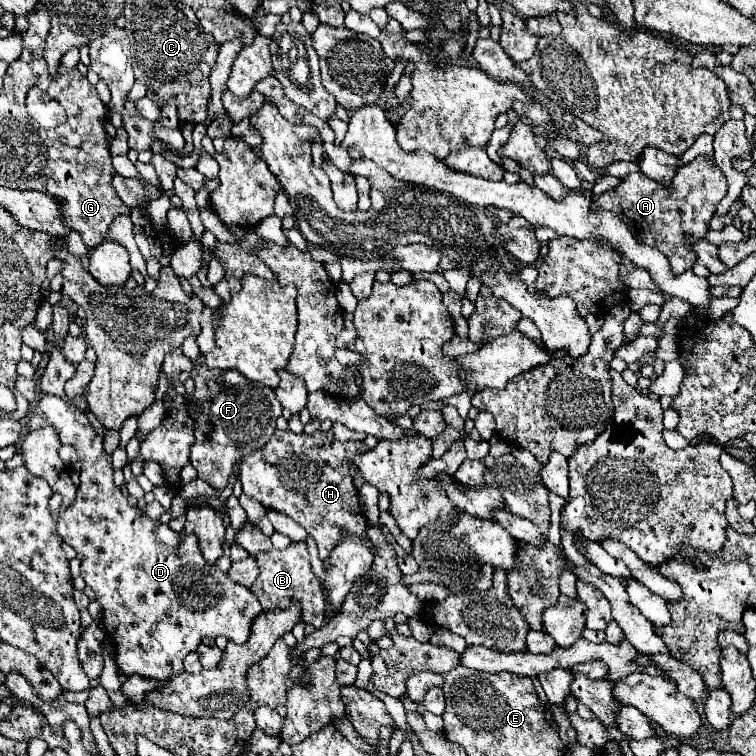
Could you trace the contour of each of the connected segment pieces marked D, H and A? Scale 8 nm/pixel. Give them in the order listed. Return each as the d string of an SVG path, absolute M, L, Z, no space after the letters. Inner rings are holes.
M43 395L37 401L37 409L31 411L27 429L35 431L39 427L53 425L61 437L61 443L73 445L81 461L81 483L77 489L77 499L73 505L57 519L57 531L67 545L71 545L81 555L81 577L95 591L97 603L103 609L103 627L107 639L115 643L115 663L125 675L151 677L155 681L167 681L169 677L183 671L183 659L187 653L195 651L203 637L227 637L235 643L245 643L251 635L251 625L255 617L263 613L255 595L233 583L217 565L207 565L195 535L179 535L159 521L147 519L137 507L131 507L127 497L113 483L111 455L103 451L101 437L91 427L83 411L69 407L61 397Z
M277 429L273 437L267 441L267 445L243 457L241 473L239 473L239 479L243 483L243 493L249 497L255 497L267 509L275 509L289 515L293 521L305 527L305 531L317 543L319 559L327 559L331 549L335 549L343 541L343 537L349 537L349 535L367 537L367 519L361 511L357 489L353 487L355 467L351 463L351 459L363 451L367 451L367 447L361 441L341 443L335 439L331 431L315 431L313 435L307 435L307 433L295 435L289 429L287 431Z
M699 155L697 159L693 159L693 163L677 171L671 189L663 189L663 185L643 173L629 173L619 187L595 197L593 205L597 209L609 209L617 213L641 243L647 243L667 255L673 273L683 273L695 263L695 253L691 253L683 245L683 233L689 233L693 237L705 237L707 223L713 217L715 205L725 195L727 179L721 167L707 155Z

